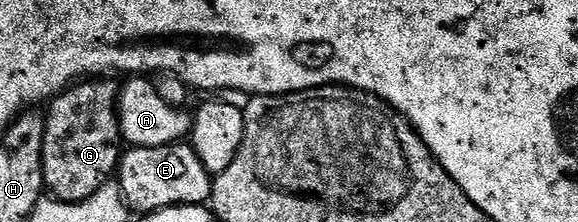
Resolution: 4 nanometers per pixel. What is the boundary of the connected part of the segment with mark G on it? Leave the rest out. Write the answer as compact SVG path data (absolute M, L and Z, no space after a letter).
M82 79L48 102L49 113L44 114L43 171L45 188L58 201L91 199L91 195L95 195L99 187L110 184L118 172L123 156L123 138L119 112L119 85L113 81L116 80Z

